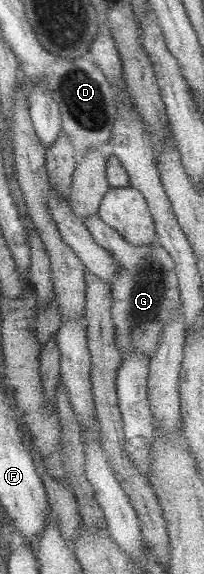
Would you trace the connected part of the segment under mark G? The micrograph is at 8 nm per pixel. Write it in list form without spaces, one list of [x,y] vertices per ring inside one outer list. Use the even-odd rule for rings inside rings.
[[[97,213],[86,216],[83,222],[92,239],[110,254],[117,265],[110,284],[110,315],[115,346],[121,355],[140,352],[149,358],[157,348],[163,327],[172,318],[172,310],[180,304],[178,278],[173,260],[157,243],[145,247],[133,247],[126,243],[116,230],[100,221]]]

